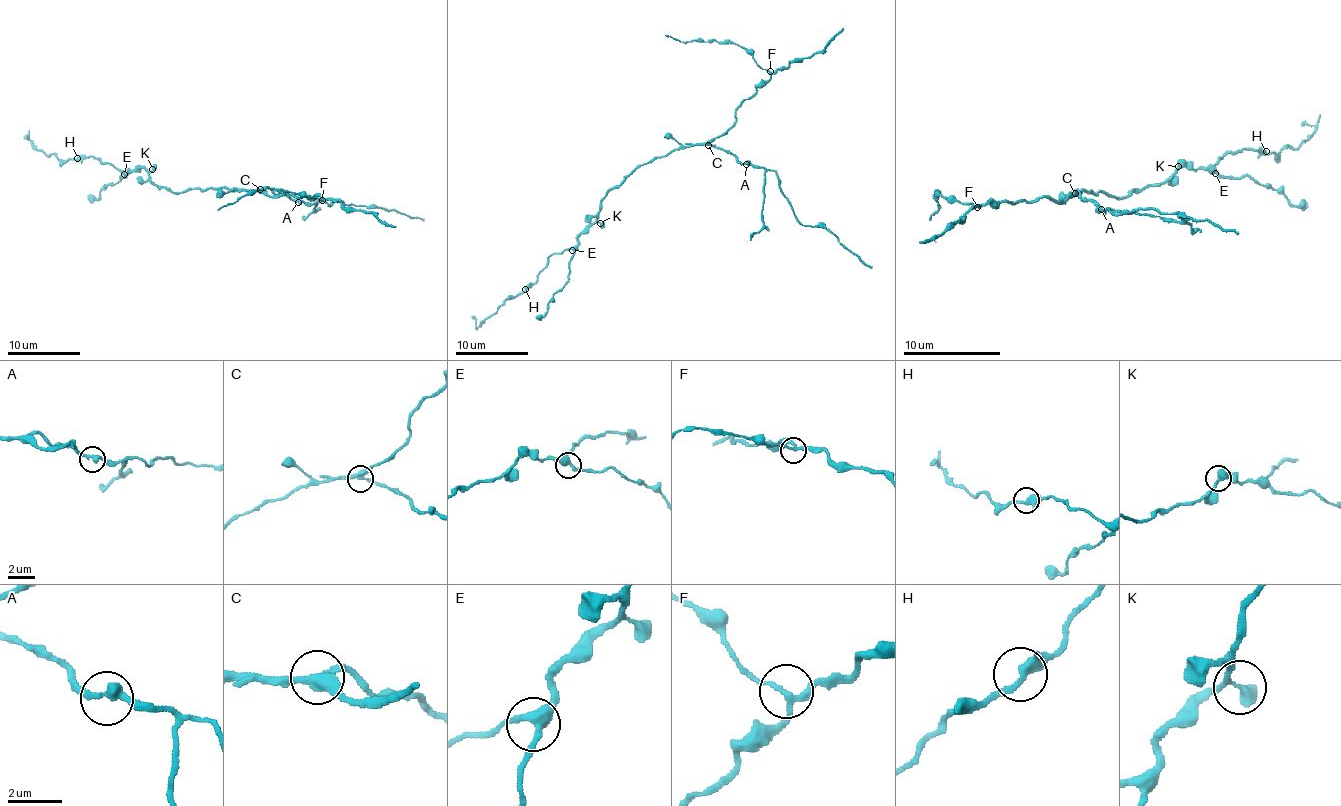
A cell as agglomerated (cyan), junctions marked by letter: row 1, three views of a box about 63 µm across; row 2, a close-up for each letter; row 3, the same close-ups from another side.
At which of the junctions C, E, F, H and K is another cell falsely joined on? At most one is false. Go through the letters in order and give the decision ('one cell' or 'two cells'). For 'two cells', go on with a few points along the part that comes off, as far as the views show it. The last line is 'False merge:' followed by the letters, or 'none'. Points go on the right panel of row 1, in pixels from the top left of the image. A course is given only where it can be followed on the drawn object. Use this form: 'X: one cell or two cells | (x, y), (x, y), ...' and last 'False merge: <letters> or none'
C: two cells | (1074, 192), (1076, 190), (1084, 200), (1115, 214), (1137, 209), (1178, 212), (1207, 219), (1236, 234)
E: one cell
F: one cell
H: one cell
K: one cell
False merge: C

